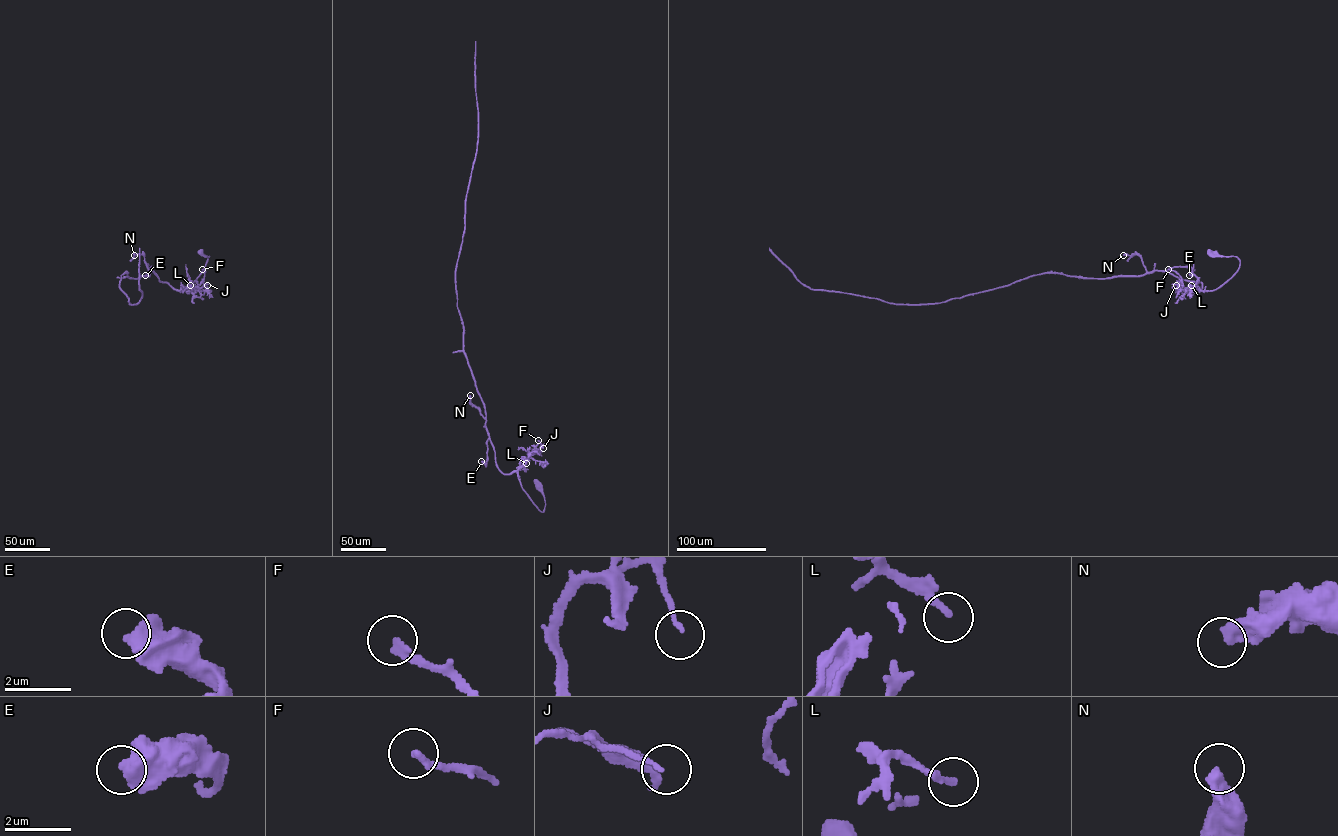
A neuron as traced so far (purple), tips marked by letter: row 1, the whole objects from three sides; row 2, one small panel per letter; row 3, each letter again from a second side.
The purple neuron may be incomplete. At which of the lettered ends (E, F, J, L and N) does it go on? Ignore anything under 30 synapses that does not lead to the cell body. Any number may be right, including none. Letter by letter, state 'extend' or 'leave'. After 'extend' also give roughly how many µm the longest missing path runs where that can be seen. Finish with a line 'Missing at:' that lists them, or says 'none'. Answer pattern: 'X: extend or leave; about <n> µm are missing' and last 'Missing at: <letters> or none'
E: leave
F: leave
J: leave
L: leave
N: leave
Missing at: none

